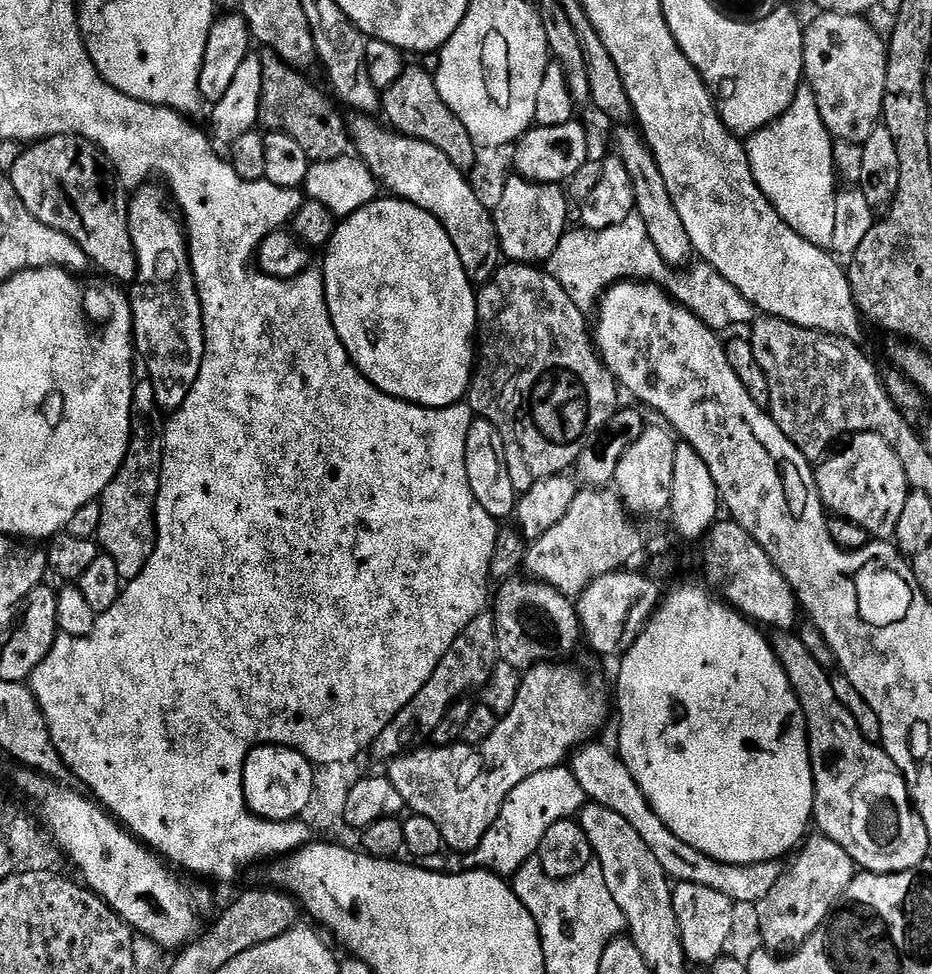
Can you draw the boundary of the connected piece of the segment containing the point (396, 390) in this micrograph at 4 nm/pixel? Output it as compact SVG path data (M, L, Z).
M377 198L368 205L362 206L358 211L343 217L336 225L336 232L330 238L328 247L323 253L324 266L322 273L325 280L326 302L324 307L334 322L334 330L338 330L338 338L342 346L350 354L350 358L356 363L356 368L378 390L382 390L388 396L399 400L405 400L411 404L417 404L423 408L445 408L451 404L461 403L467 397L468 387L472 384L474 371L474 341L477 339L476 330L476 293L477 289L472 279L466 274L462 266L462 258L458 258L458 250L454 250L454 242L450 242L450 234L426 210L418 205L411 204L399 198Z

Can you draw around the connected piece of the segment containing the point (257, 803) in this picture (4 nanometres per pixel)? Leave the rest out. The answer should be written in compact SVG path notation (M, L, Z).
M275 744L253 748L244 763L242 786L248 811L264 820L296 820L306 810L313 789L315 767L300 752Z

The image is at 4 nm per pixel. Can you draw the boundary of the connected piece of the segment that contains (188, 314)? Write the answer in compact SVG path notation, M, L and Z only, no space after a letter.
M156 182L131 193L128 225L138 262L136 278L130 285L134 348L139 359L140 356L144 359L146 378L154 386L157 408L161 413L171 414L186 402L186 394L198 382L204 361L202 306L188 256L186 228L170 207L165 189Z

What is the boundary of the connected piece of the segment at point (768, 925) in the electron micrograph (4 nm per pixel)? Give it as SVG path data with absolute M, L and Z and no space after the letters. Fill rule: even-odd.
M823 834L809 835L795 856L796 861L789 868L787 865L786 870L781 871L778 882L774 882L774 890L770 890L770 894L766 894L766 898L762 898L762 902L754 908L756 924L760 927L760 940L764 943L761 945L773 954L791 954L799 950L806 938L810 938L810 934L814 934L814 930L822 926L824 919L832 915L837 905L843 901L844 891L858 875L856 863L850 858L850 854L846 854L846 850L838 846L838 842Z

